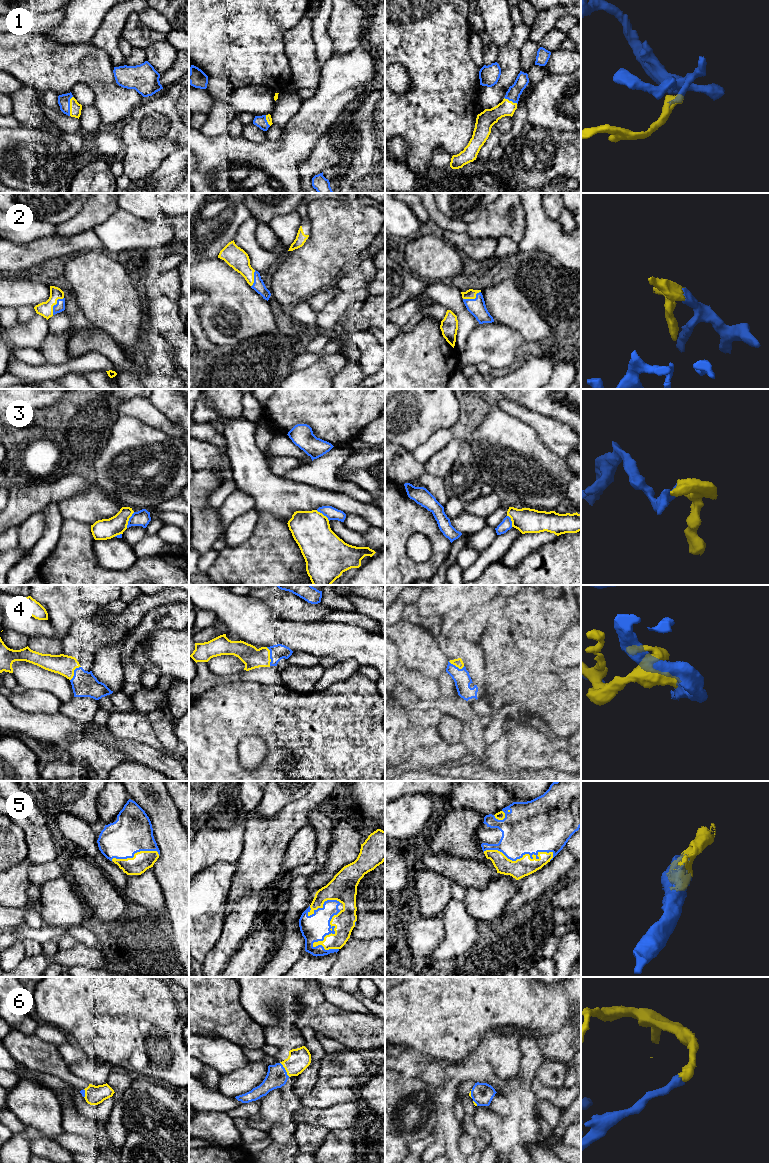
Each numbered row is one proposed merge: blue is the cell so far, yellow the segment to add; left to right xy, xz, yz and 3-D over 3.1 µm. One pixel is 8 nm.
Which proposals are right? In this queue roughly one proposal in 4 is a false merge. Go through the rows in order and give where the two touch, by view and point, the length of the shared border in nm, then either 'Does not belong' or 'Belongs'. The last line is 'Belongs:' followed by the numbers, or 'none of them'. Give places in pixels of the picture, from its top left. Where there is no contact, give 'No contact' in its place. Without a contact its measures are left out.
1: Touches blue at xy (69, 106). Shared border 160 nm. Belongs
2: Touches blue at xy (56, 304). Shared border 170 nm. Belongs
3: Touches blue at xy (129, 520). Shared border 140 nm. Does not belong
4: Touches blue at xz (270, 656). Shared border 160 nm. Belongs
5: Touches blue at yz (520, 857). Shared border 550 nm. Belongs
6: Touches blue at xz (284, 1069). Shared border 140 nm. Belongs
Belongs: 1, 2, 4, 5, 6

